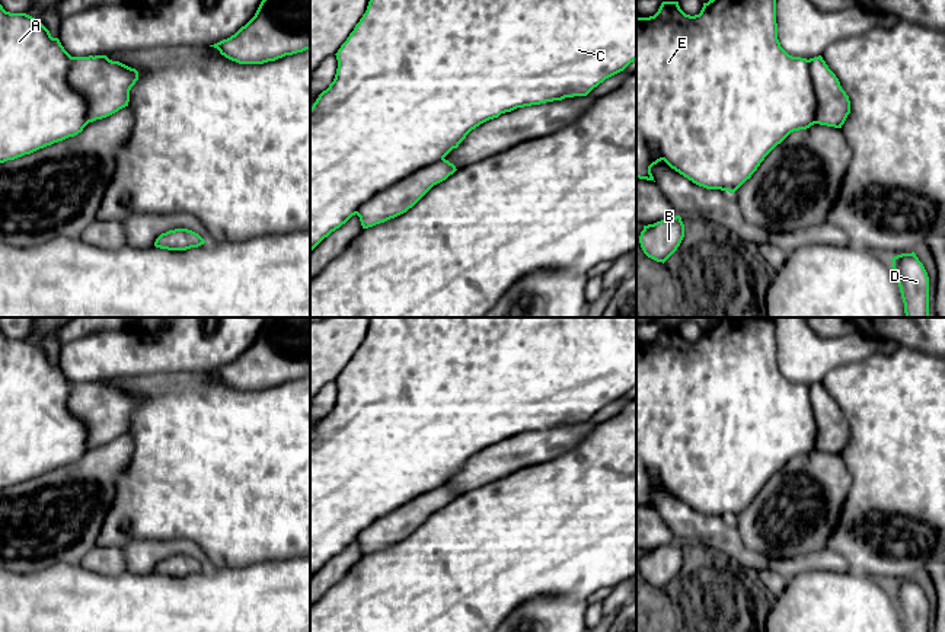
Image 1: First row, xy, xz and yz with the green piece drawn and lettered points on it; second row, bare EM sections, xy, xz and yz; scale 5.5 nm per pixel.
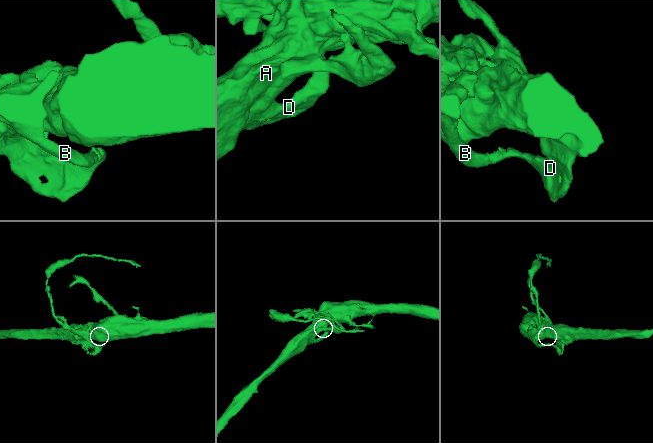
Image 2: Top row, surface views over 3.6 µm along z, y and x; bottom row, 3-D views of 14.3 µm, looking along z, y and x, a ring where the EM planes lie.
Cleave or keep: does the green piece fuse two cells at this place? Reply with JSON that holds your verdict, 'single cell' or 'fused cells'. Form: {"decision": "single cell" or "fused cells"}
{"decision": "fused cells"}

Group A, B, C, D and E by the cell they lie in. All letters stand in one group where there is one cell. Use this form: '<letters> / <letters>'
A C E / B D

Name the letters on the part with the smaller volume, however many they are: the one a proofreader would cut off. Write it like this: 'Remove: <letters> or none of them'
Remove: B, D

